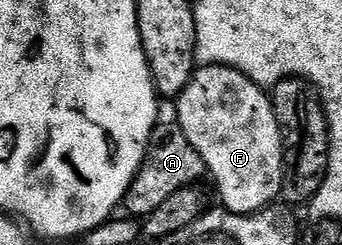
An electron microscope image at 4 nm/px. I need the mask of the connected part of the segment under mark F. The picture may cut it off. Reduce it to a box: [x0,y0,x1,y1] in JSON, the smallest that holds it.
[175,64,286,216]

